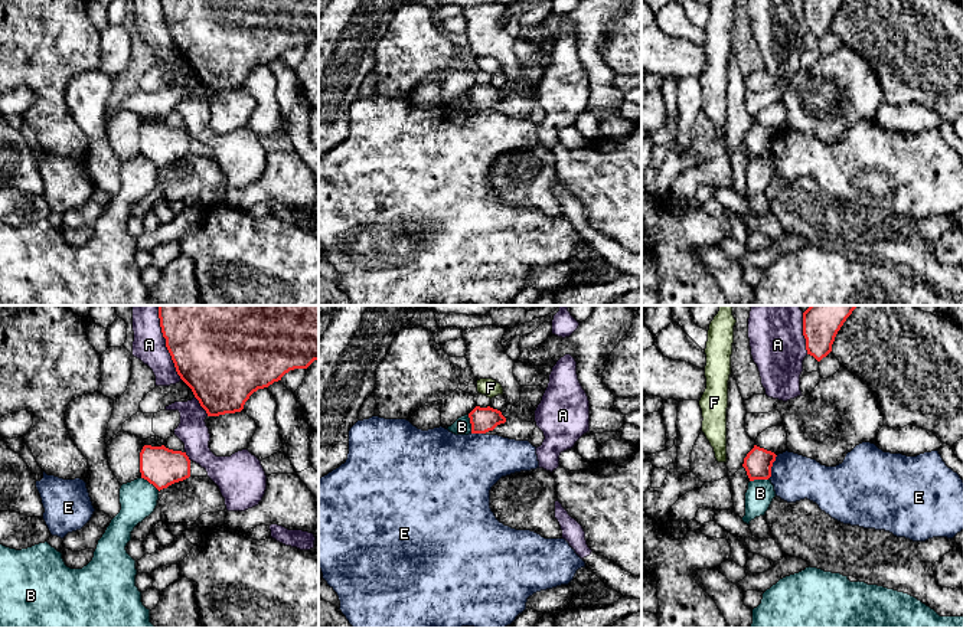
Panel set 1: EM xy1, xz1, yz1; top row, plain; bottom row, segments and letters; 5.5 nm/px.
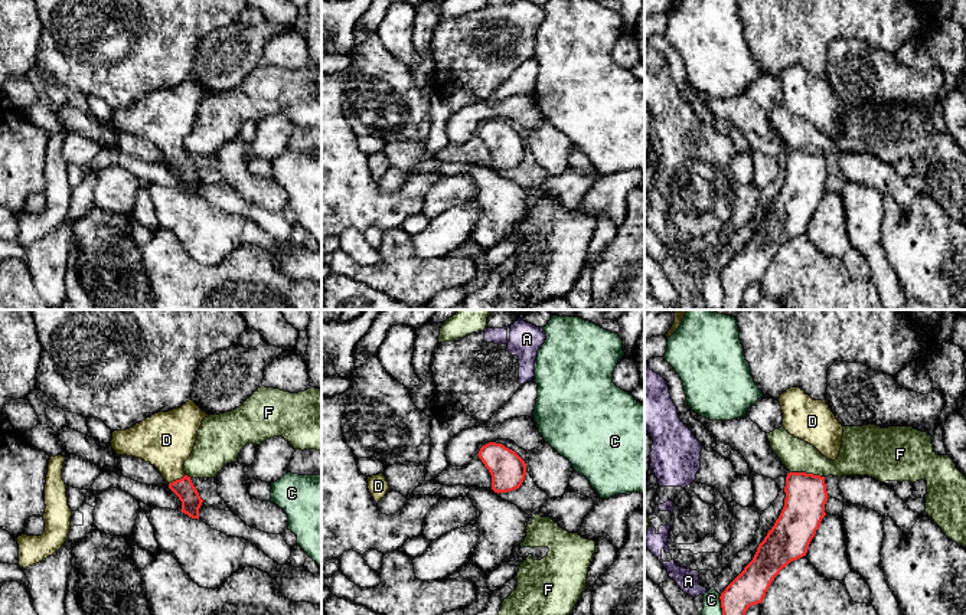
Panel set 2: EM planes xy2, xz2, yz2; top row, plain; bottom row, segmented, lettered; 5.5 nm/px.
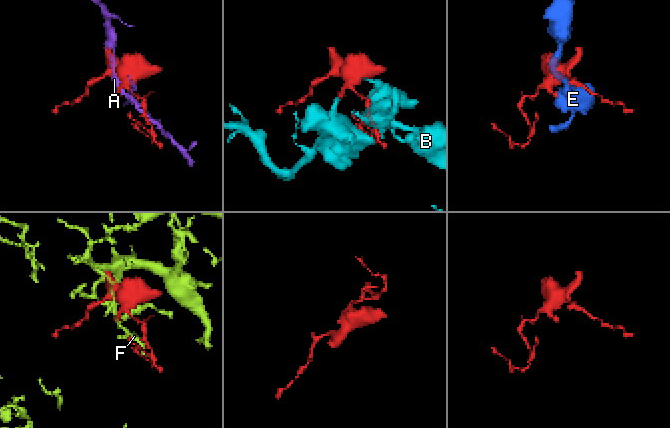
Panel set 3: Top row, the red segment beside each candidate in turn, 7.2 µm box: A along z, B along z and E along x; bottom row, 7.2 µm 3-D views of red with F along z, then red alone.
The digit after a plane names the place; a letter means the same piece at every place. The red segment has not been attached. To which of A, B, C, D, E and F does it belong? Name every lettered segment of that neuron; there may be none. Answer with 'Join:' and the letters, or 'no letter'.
Join: D

